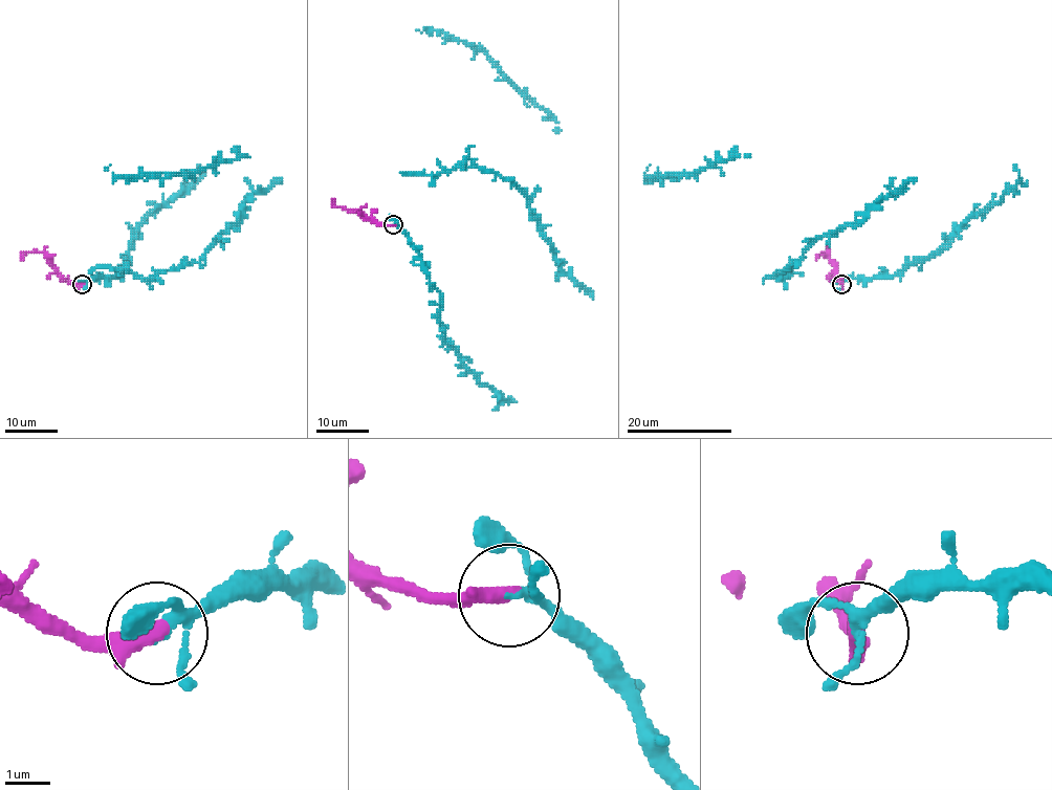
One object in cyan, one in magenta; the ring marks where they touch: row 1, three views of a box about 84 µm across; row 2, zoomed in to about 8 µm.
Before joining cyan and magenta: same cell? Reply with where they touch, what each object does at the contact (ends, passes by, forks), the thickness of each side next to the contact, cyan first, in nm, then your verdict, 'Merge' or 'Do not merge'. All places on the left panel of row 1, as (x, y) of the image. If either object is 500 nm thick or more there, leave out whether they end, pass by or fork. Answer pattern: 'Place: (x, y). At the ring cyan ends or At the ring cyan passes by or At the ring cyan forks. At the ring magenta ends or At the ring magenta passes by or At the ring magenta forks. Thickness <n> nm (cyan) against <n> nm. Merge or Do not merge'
Place: (82, 284). At the ring cyan forks. At the ring magenta ends. Thickness 150 nm (cyan) against 400 nm. Merge

